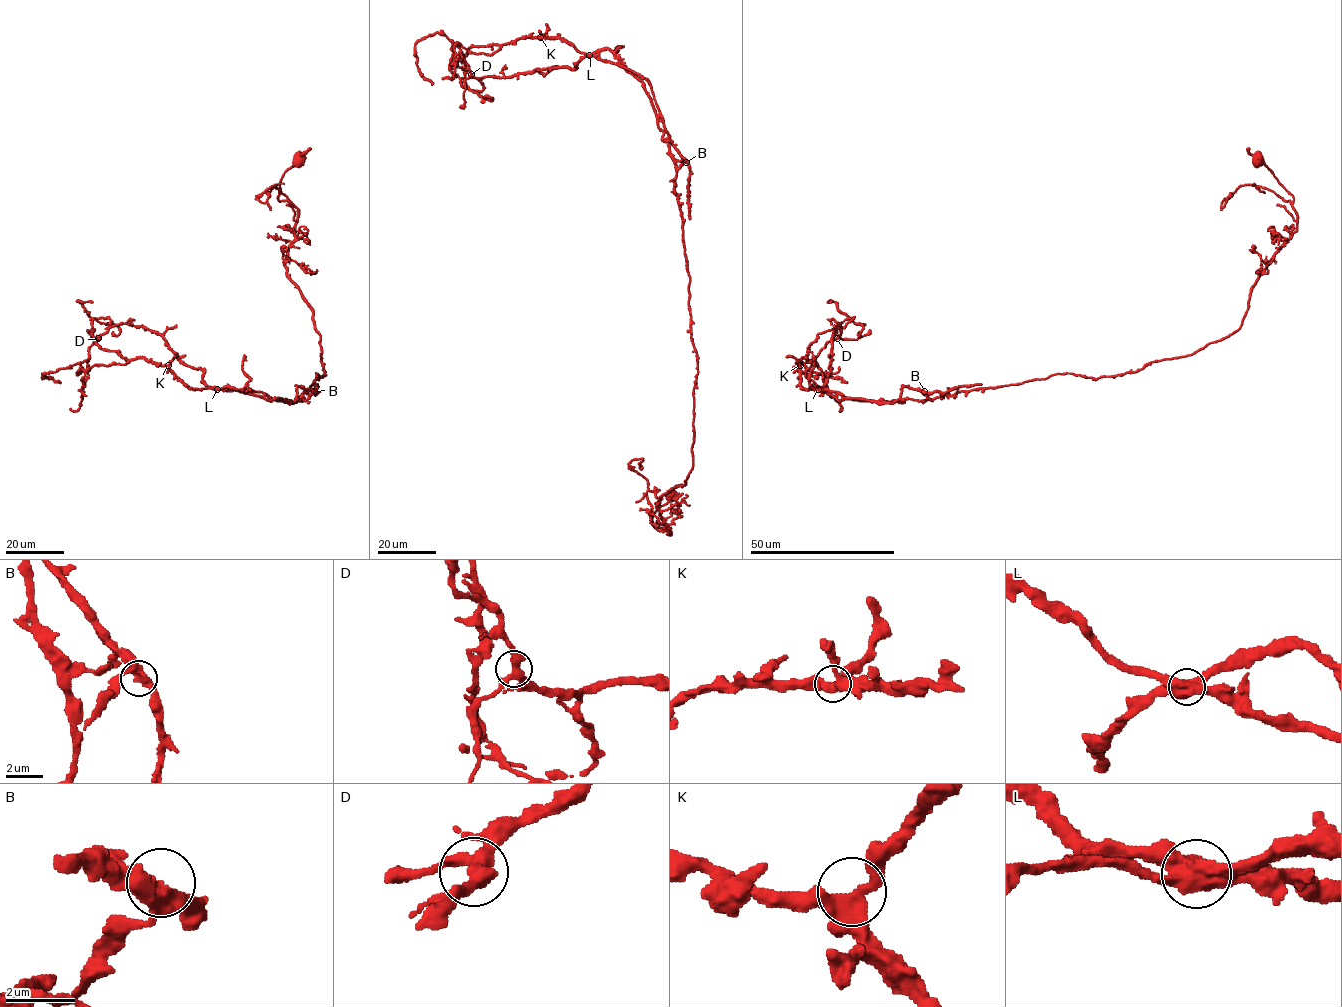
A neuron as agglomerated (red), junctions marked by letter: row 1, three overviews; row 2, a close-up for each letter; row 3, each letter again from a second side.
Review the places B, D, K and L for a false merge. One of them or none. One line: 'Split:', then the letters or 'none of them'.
Split: L

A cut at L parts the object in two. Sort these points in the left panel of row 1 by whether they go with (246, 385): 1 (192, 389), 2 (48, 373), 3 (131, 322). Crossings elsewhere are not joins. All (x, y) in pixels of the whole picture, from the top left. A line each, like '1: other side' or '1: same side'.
1: other side
2: same side
3: same side

